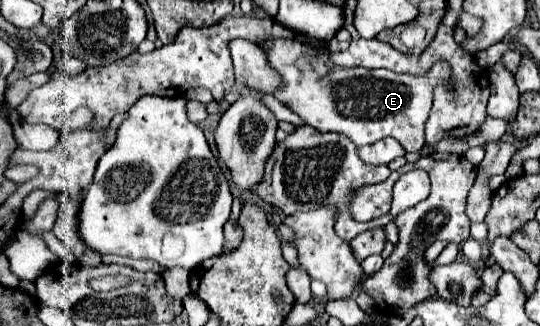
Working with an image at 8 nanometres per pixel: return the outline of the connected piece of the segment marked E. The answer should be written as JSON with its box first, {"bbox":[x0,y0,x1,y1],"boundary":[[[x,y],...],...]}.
{"bbox":[259,38,453,152],"boundary":[[[271,38],[271,42],[259,42],[261,50],[271,64],[271,68],[281,74],[283,86],[275,90],[275,98],[289,106],[305,124],[311,124],[319,132],[339,132],[351,138],[357,146],[373,144],[381,138],[393,136],[403,144],[407,152],[419,152],[425,146],[425,120],[433,106],[435,86],[443,84],[445,88],[453,88],[453,74],[447,60],[437,60],[425,74],[397,74],[391,70],[369,70],[369,68],[337,68],[331,66],[329,52],[311,50],[311,46],[303,46],[303,42],[295,42],[295,38]]]}

